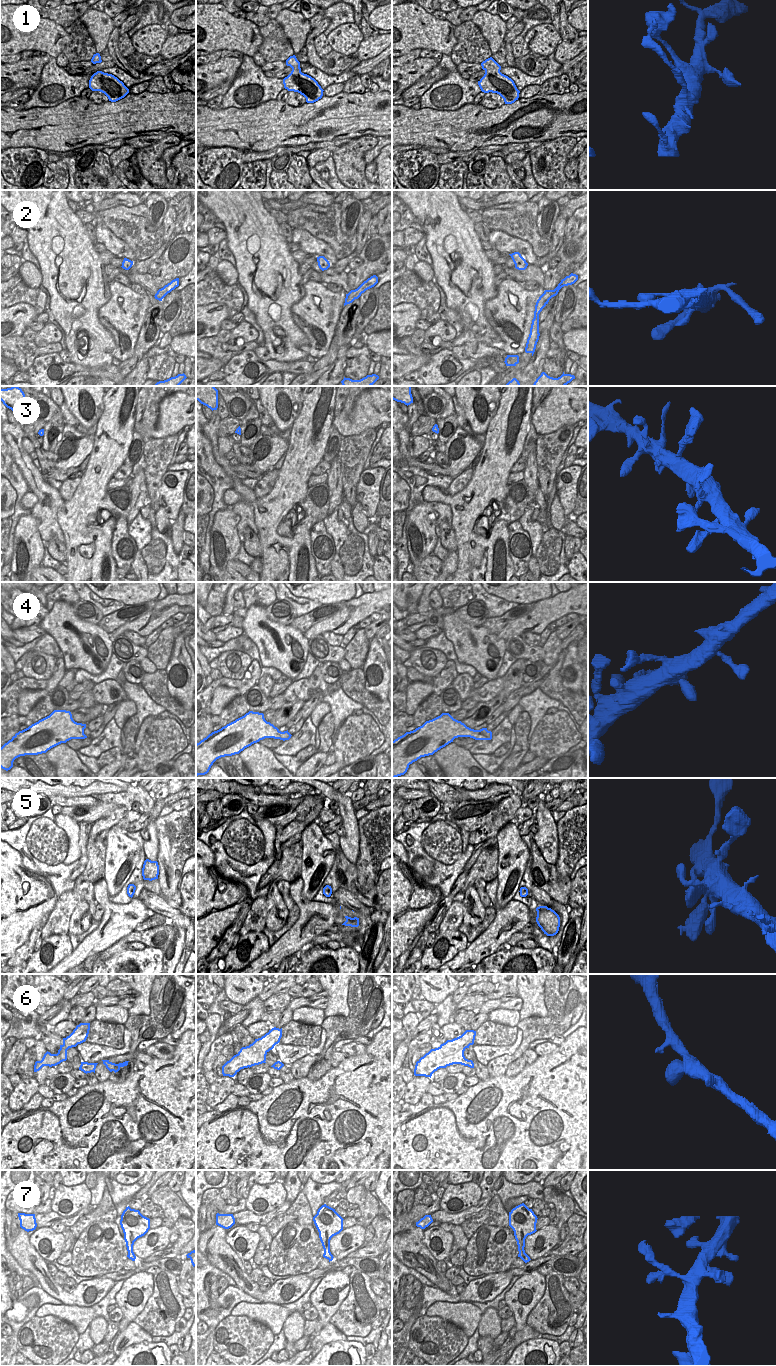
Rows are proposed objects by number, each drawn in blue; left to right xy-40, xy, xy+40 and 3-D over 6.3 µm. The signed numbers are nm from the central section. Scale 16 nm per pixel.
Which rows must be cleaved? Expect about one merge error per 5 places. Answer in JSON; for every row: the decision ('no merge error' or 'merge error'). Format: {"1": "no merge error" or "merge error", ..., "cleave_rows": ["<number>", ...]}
{"1": "no merge error", "2": "no merge error", "3": "no merge error", "4": "no merge error", "5": "no merge error", "6": "no merge error", "7": "no merge error", "cleave_rows": []}

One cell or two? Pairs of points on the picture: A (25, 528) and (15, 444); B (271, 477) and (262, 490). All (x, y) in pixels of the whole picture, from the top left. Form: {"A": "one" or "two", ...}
{"A": "two", "B": "one"}

